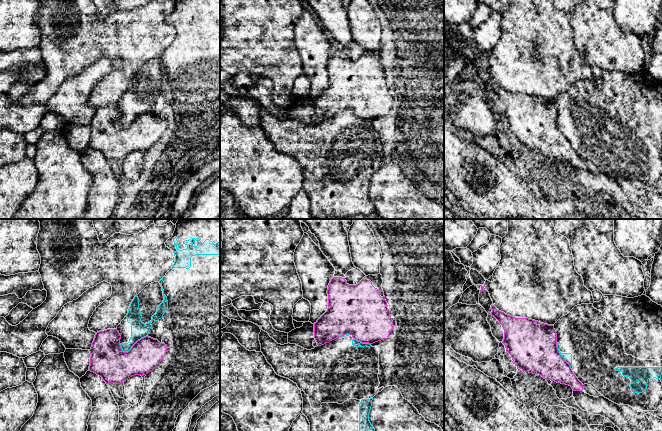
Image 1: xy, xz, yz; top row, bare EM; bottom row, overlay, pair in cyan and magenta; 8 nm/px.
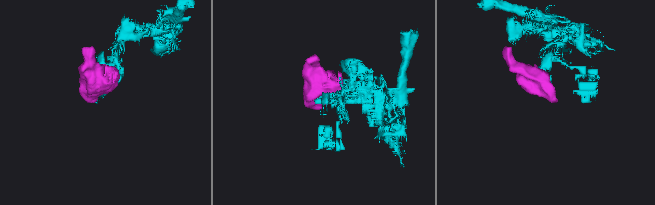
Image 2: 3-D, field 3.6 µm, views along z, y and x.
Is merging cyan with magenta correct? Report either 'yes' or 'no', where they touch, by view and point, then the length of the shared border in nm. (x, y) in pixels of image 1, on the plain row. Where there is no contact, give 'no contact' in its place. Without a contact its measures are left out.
no; contact xy (133, 120); length 240 nm

